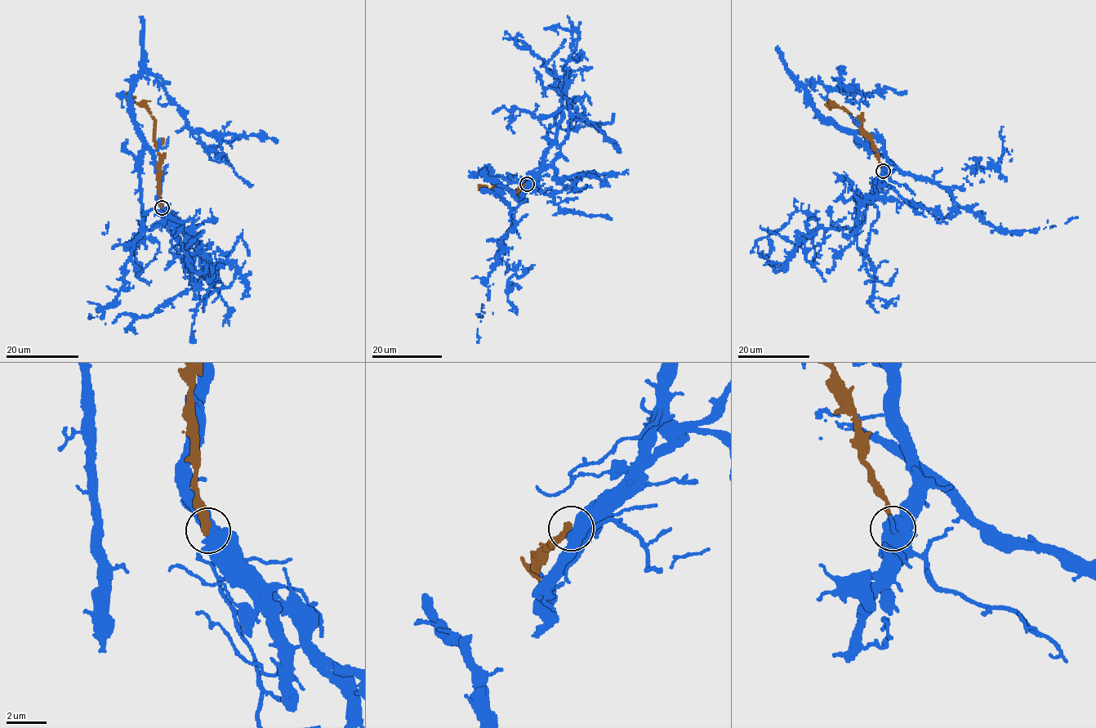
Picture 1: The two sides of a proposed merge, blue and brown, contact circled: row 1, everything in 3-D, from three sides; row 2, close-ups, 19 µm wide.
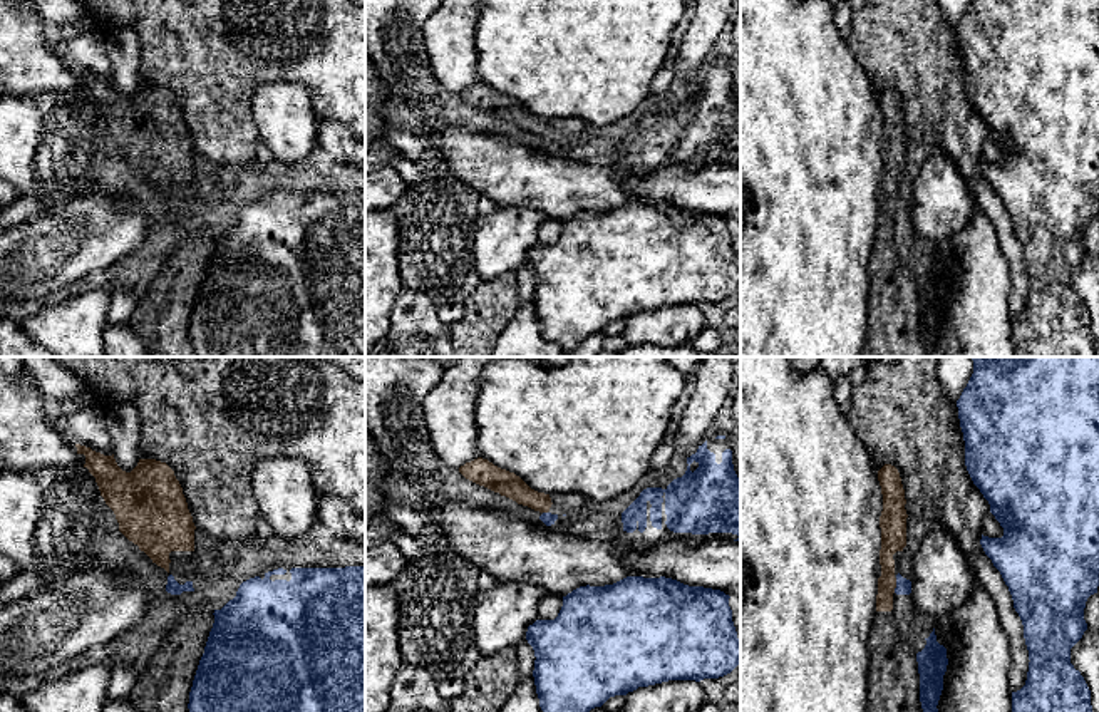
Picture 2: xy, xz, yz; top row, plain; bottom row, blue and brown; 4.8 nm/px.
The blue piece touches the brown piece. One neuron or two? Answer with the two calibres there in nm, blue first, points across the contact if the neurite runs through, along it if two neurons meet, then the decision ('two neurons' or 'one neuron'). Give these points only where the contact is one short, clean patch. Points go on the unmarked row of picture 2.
calibres 80 and 130 nm; border yz (897, 203), (893, 216); two neurons

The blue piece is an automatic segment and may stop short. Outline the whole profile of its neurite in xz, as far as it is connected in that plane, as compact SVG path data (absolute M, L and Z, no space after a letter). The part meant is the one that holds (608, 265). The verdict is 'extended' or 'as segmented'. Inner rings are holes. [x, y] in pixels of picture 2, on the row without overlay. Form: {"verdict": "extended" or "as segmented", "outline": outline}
{"verdict": "as segmented", "outline": "M627 201L613 209L580 211L563 221L555 245L536 245L526 265L534 275L534 310L541 335L561 347L565 357L610 322L668 305L719 303L740 288L740 266L732 246L729 219L720 214L689 211L672 203Z"}

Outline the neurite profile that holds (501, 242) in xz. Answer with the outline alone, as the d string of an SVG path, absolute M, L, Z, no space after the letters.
M498 206L491 214L479 216L472 241L472 261L482 281L516 273L526 265L528 251L538 245L539 226L546 214L529 206Z

